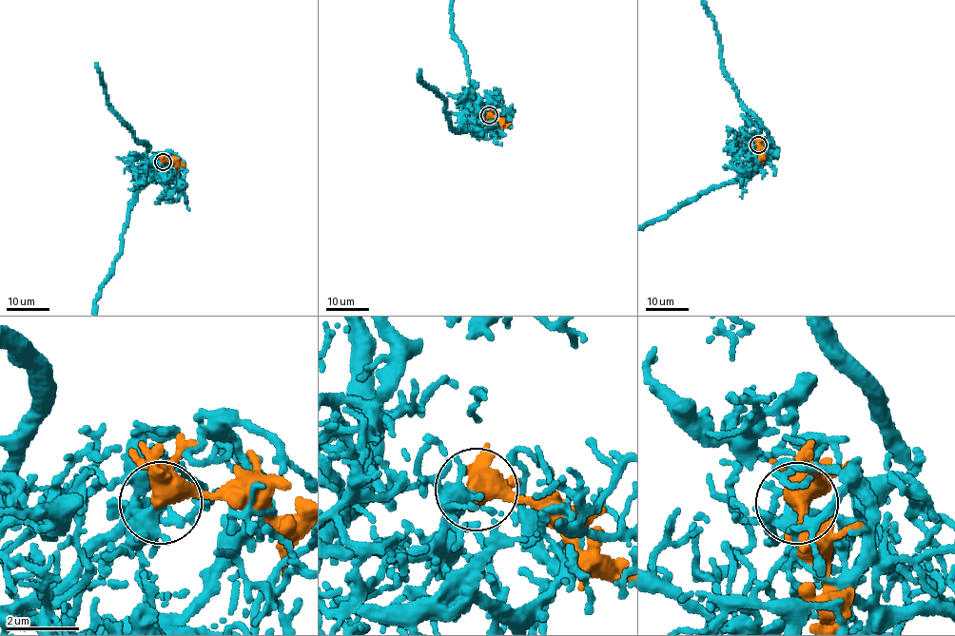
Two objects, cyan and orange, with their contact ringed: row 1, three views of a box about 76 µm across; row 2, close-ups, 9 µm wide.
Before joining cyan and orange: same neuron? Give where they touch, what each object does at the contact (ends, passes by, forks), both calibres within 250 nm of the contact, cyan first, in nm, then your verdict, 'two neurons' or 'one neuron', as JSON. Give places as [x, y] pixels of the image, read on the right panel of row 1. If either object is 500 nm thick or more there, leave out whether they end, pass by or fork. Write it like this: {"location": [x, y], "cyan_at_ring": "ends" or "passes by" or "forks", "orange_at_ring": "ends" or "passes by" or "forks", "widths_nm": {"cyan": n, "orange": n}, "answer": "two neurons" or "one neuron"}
{"location": [758, 144], "cyan_at_ring": "forks", "orange_at_ring": "forks", "widths_nm": {"cyan": 280, "orange": 400}, "answer": "two neurons"}

